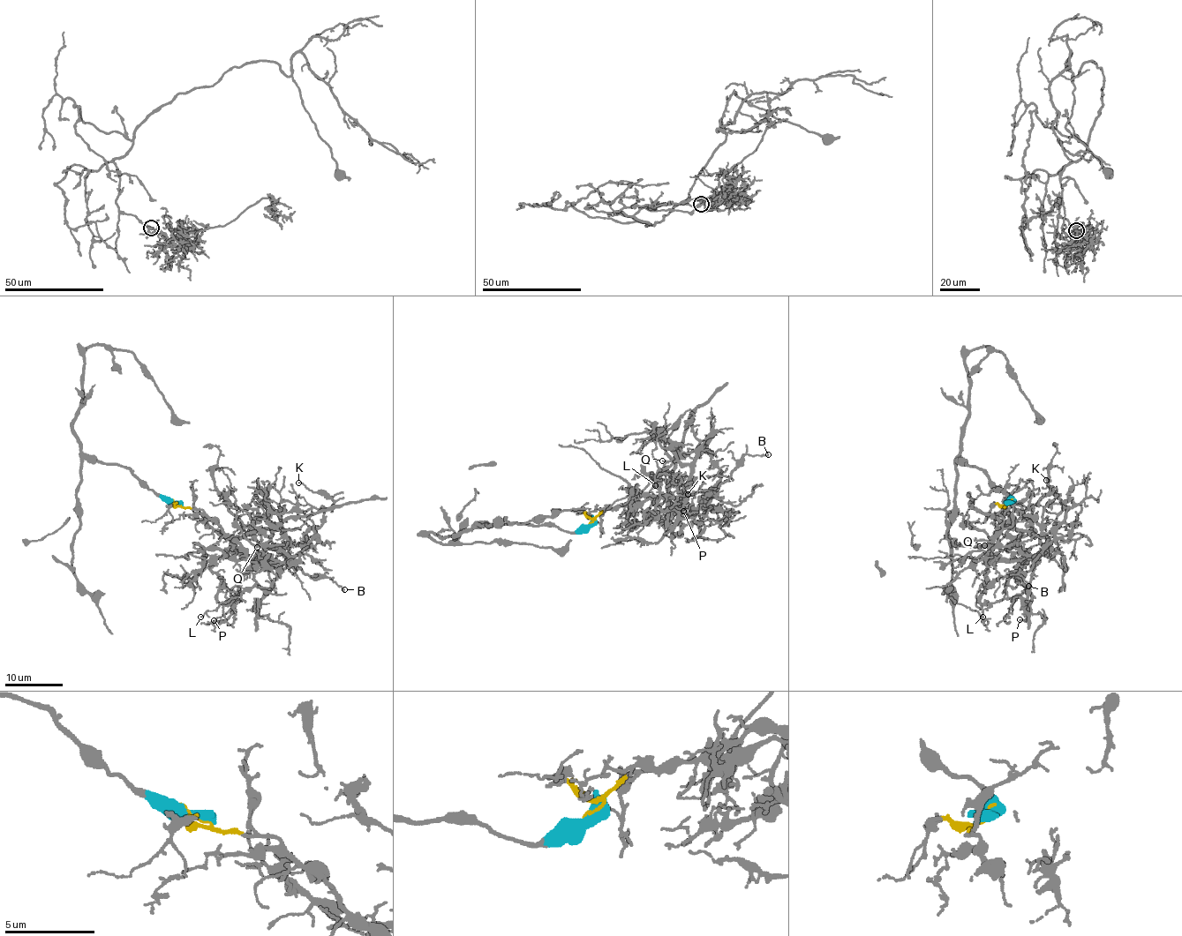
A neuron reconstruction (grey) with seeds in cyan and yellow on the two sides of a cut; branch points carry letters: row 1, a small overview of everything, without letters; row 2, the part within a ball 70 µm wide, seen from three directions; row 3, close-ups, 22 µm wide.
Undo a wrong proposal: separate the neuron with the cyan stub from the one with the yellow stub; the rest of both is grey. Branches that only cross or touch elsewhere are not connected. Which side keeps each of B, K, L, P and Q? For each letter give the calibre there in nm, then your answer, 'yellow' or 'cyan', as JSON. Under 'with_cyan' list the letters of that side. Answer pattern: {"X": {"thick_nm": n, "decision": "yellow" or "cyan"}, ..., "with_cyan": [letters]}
{"B": {"thick_nm": 120, "decision": "yellow"}, "K": {"thick_nm": 100, "decision": "yellow"}, "L": {"thick_nm": 100, "decision": "yellow"}, "P": {"thick_nm": 190, "decision": "yellow"}, "Q": {"thick_nm": 110, "decision": "yellow"}, "with_cyan": []}

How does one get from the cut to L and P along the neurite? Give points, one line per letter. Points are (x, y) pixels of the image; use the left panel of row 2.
L: (176, 504), (202, 511), (249, 557), (259, 563), (274, 561), (268, 555), (252, 586), (200, 617)
P: (176, 504), (202, 511), (232, 536), (252, 563), (237, 595), (232, 599), (231, 614), (220, 621), (214, 621)

